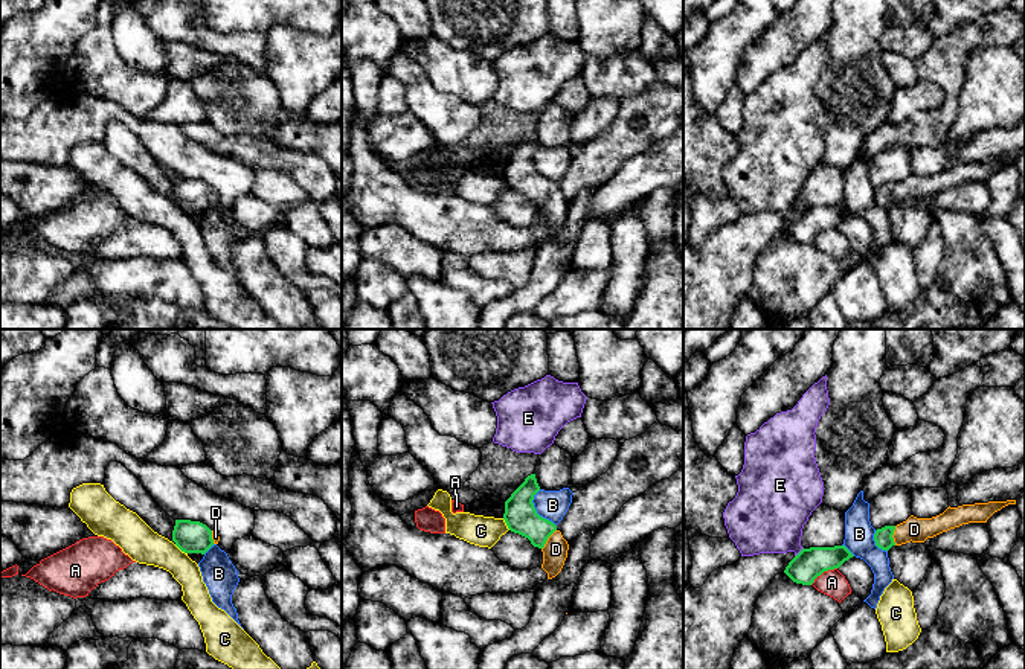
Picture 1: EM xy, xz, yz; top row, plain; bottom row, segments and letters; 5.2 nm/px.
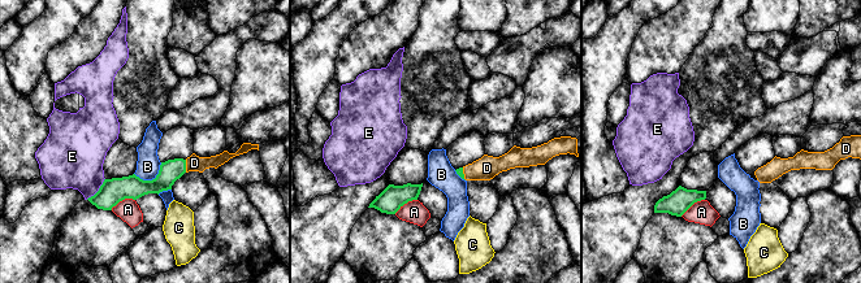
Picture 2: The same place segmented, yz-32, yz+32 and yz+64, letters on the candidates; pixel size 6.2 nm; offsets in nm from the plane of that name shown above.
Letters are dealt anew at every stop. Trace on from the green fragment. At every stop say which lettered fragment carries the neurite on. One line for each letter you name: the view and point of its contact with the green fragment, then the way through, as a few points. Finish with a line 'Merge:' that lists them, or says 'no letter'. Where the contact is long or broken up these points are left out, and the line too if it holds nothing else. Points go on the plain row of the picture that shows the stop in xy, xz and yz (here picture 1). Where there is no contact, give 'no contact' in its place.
D: xz (546, 198) | across xz (520, 174), (546, 198), (555, 208)
Merge: D

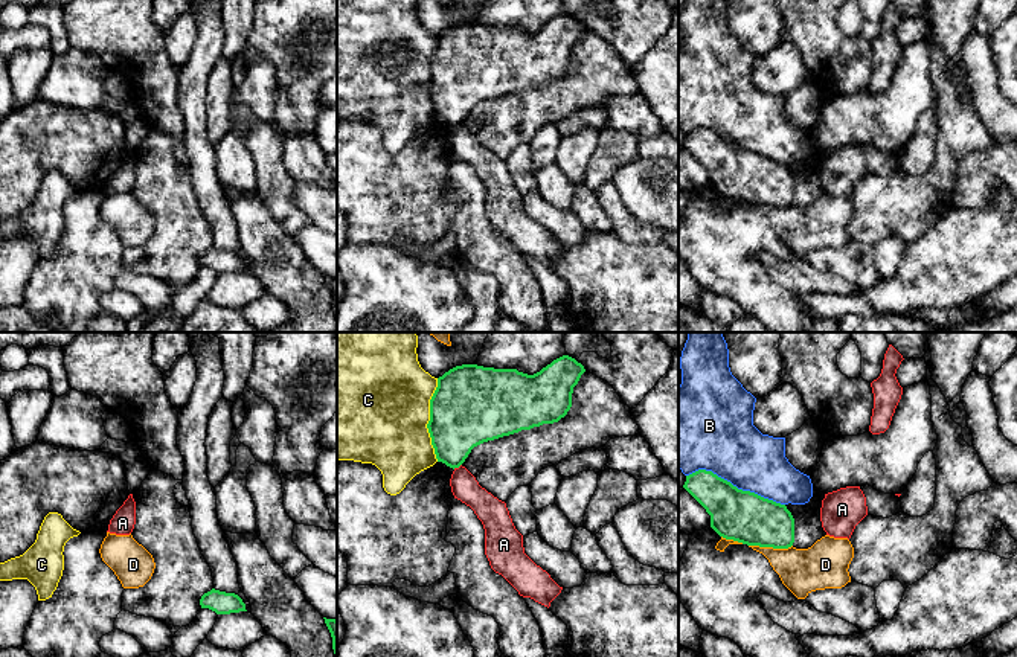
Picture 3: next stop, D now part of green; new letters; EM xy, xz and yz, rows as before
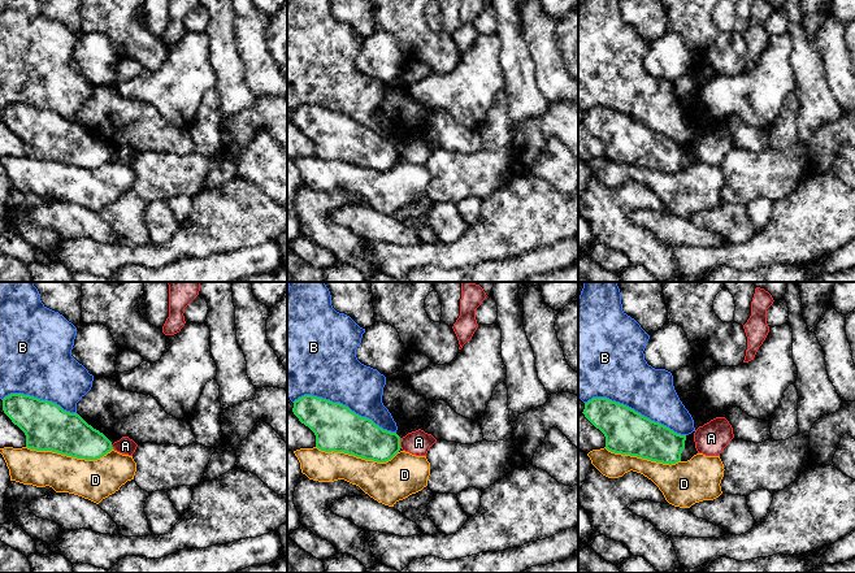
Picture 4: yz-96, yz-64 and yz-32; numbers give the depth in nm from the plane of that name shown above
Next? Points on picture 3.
Merge: no letter

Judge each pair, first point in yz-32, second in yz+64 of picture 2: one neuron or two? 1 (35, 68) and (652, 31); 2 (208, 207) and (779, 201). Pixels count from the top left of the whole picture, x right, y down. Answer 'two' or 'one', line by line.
1: two
2: two

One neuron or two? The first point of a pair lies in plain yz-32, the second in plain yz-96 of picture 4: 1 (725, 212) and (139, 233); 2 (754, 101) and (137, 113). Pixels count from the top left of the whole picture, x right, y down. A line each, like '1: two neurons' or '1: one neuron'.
1: two neurons
2: two neurons

